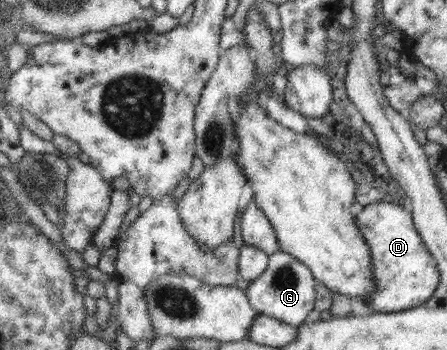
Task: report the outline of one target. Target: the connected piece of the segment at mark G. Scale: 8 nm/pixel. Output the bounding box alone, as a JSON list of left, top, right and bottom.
[246,251,317,326]

